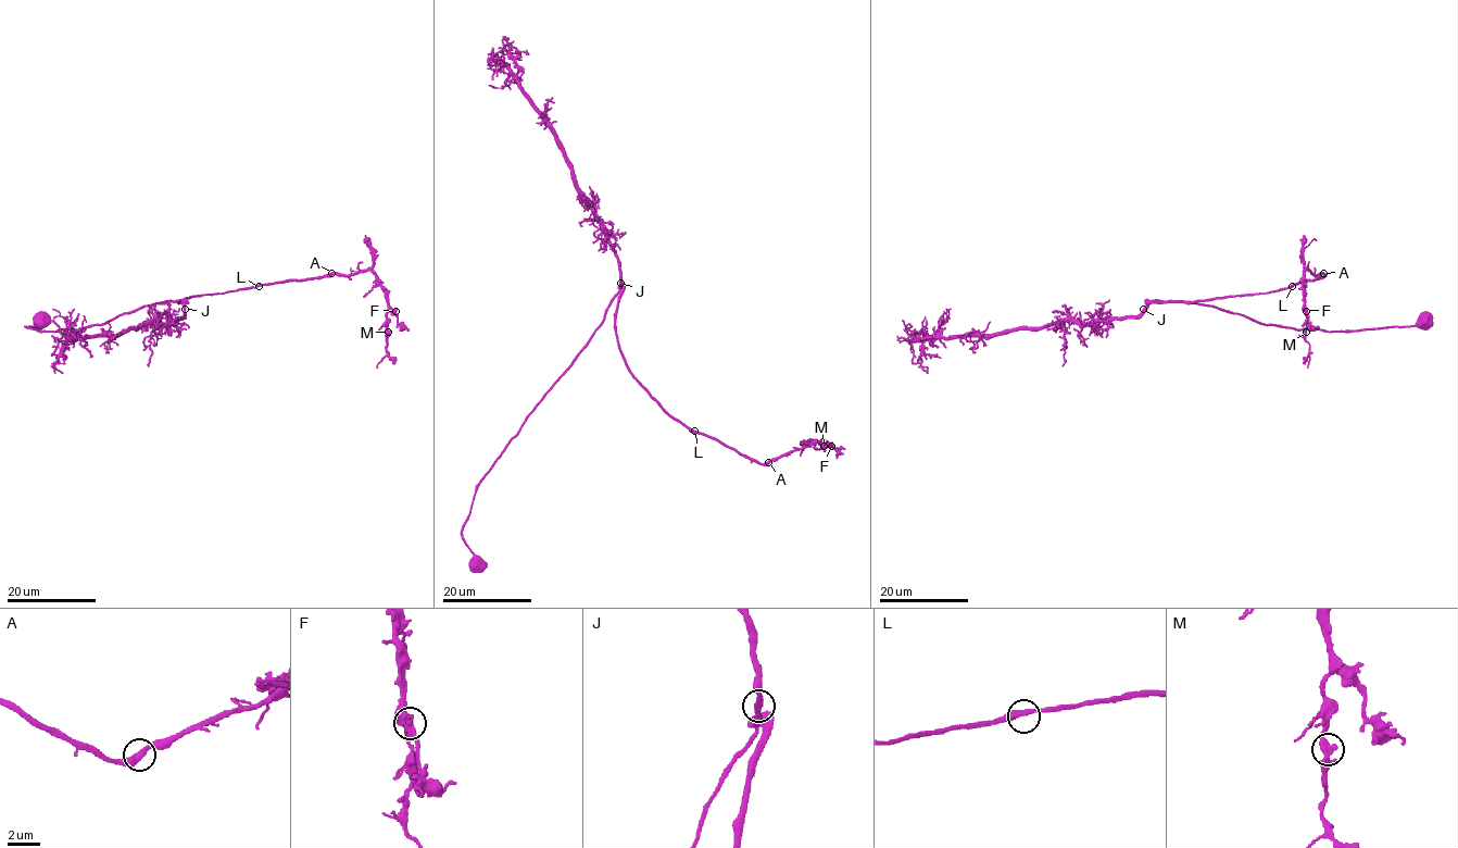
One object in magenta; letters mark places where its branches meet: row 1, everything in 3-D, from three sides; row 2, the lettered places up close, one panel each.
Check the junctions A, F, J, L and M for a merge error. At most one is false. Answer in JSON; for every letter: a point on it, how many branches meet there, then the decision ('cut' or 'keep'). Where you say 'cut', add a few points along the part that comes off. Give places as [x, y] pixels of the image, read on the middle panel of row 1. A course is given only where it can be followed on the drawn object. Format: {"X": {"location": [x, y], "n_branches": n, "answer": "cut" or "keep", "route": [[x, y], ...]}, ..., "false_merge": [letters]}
{"A": {"location": [768, 462], "n_branches": 2, "answer": "keep"}, "F": {"location": [831, 446], "n_branches": 2, "answer": "keep"}, "J": {"location": [620, 283], "n_branches": 2, "answer": "keep"}, "L": {"location": [694, 431], "n_branches": 2, "answer": "keep"}, "M": {"location": [824, 446], "n_branches": 2, "answer": "keep"}, "false_merge": []}

